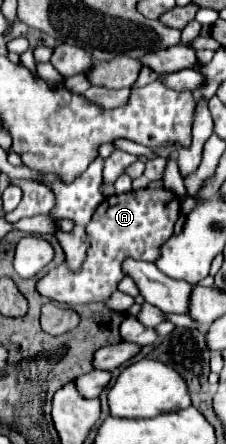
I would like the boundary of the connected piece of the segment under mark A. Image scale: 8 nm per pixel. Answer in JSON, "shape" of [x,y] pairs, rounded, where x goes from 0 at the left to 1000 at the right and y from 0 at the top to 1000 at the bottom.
{"shape":[[[646,421],[611,430],[584,426],[566,435],[504,435],[487,444],[460,444],[381,511],[381,538],[398,556],[363,606],[336,615],[283,588],[159,637],[168,660],[274,687],[389,687],[478,678],[487,664],[522,651],[522,637],[549,628],[549,583],[575,579],[602,588],[681,592],[708,579],[708,556],[761,534],[788,480],[796,448],[726,421]]]}

